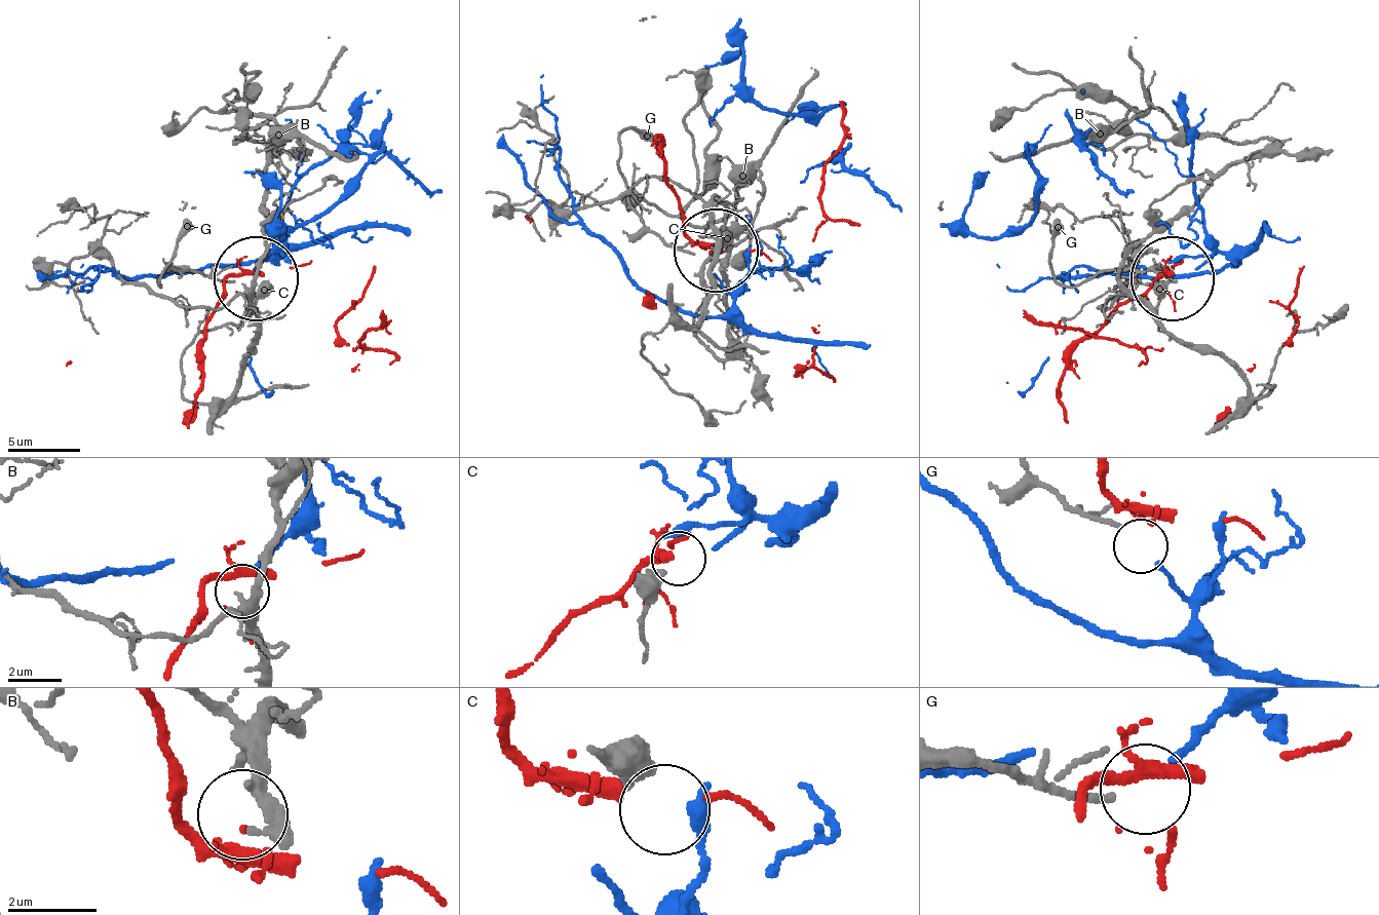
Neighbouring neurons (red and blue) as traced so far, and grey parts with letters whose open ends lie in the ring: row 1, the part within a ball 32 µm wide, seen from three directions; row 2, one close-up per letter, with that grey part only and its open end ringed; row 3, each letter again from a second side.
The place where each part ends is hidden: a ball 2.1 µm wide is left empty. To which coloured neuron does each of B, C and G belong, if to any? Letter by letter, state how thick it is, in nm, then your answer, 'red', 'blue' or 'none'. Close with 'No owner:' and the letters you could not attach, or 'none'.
B: calibre 240 nm; none
C: calibre 600 nm; none
G: calibre 180 nm; blue
No owner: B, C

